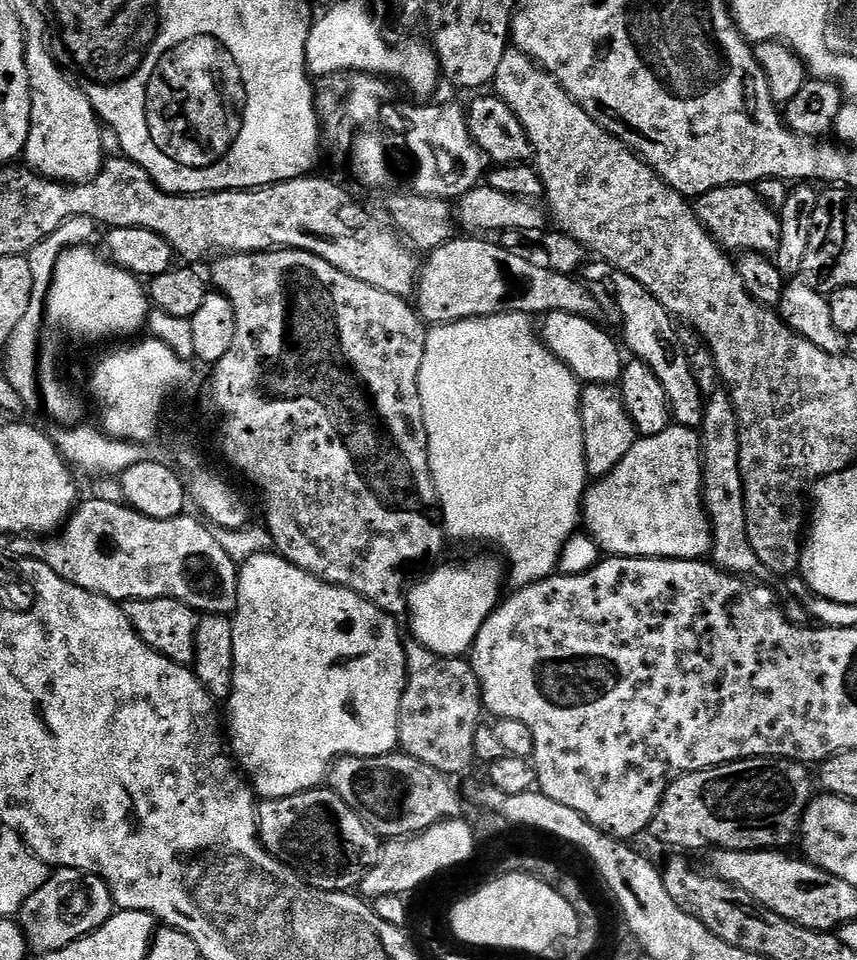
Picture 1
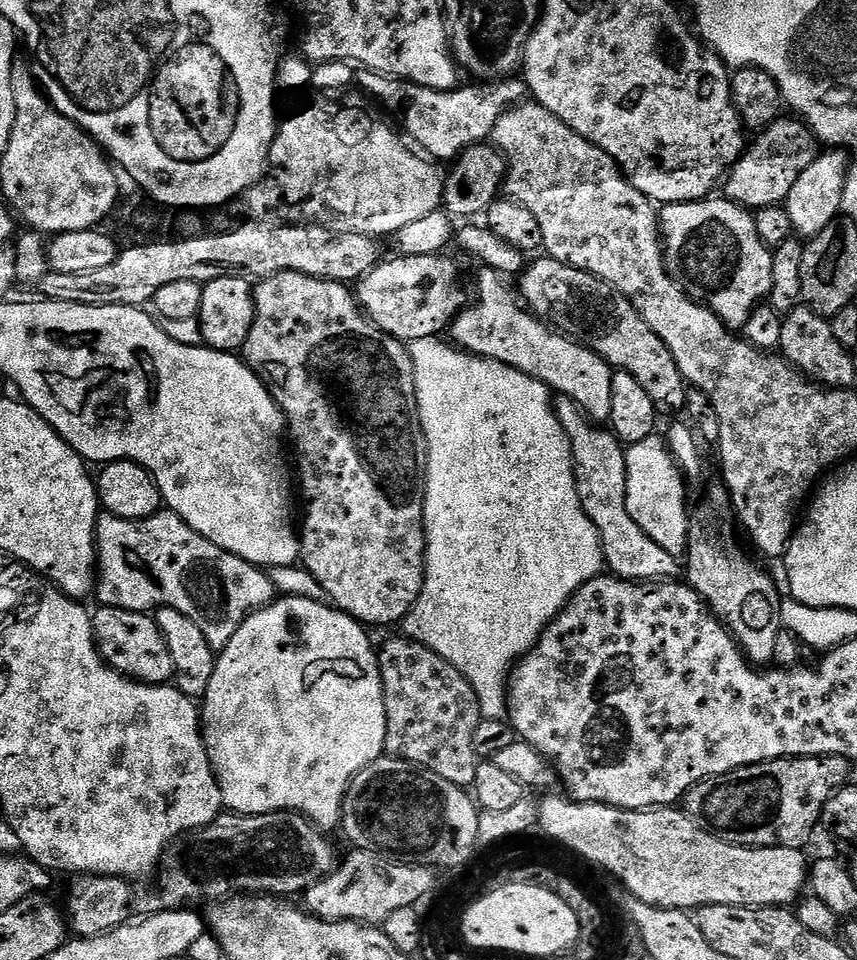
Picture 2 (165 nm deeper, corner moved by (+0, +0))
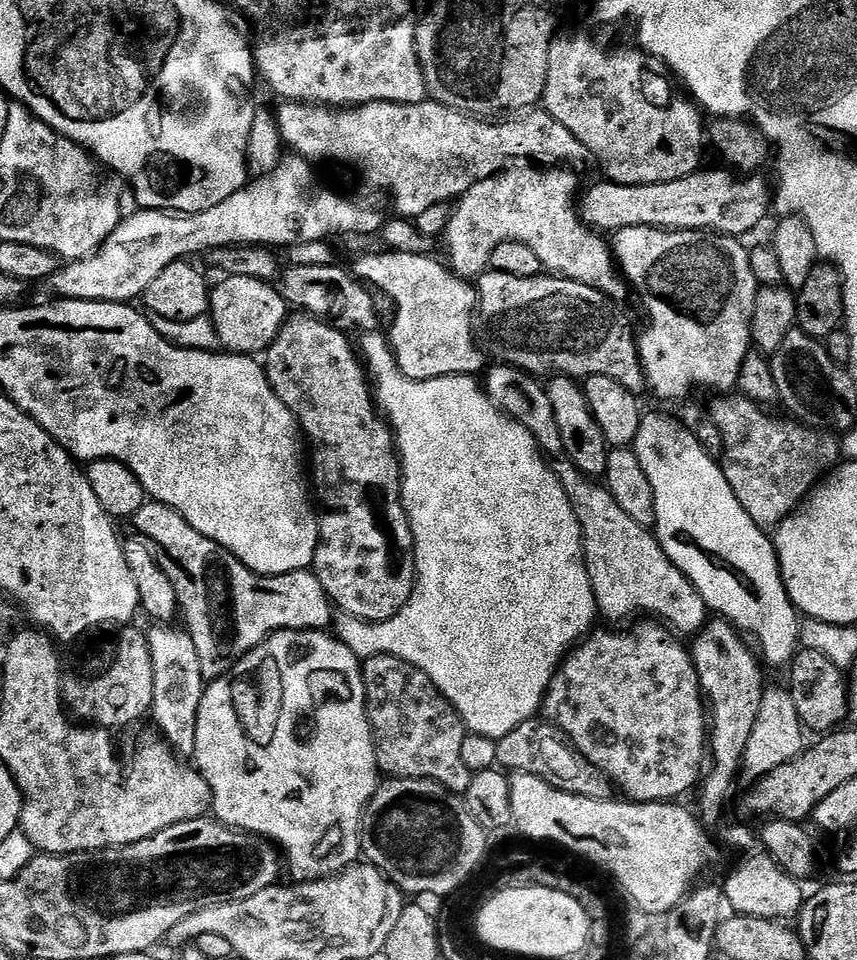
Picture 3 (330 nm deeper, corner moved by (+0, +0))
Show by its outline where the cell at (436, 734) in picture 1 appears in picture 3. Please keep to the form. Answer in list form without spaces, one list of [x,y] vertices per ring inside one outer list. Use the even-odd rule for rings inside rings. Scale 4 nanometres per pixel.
[[[371,656],[363,661],[364,689],[368,706],[368,721],[372,727],[372,745],[381,773],[393,780],[432,780],[449,792],[463,794],[470,790],[472,772],[462,762],[462,738],[466,729],[454,706],[434,686],[434,682],[418,666],[402,662],[397,656]]]

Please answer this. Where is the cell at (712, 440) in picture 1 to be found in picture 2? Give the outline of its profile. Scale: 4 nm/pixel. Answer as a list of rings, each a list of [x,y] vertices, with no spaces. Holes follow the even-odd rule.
[[[716,482],[708,488],[708,508],[695,509],[694,515],[691,517],[690,523],[688,525],[688,546],[686,549],[686,576],[688,572],[688,577],[686,577],[686,583],[692,591],[698,593],[700,599],[704,601],[709,612],[720,621],[721,624],[727,629],[729,635],[732,636],[732,639],[736,641],[737,647],[740,648],[740,651],[744,653],[749,664],[753,666],[768,666],[772,664],[772,659],[774,658],[774,642],[778,638],[778,634],[782,630],[782,625],[780,622],[780,606],[778,601],[781,599],[782,593],[776,589],[776,584],[743,552],[740,548],[735,548],[732,545],[732,528],[728,525],[728,516],[730,520],[730,501],[728,499],[728,489],[724,487],[723,483]]]

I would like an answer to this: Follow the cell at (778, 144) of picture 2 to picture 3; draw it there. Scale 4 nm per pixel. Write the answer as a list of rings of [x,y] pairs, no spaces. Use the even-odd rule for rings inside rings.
[[[727,167],[698,170],[686,178],[678,178],[674,182],[658,182],[642,186],[626,186],[603,182],[596,184],[588,193],[585,191],[578,200],[580,219],[589,228],[599,230],[604,234],[615,234],[630,226],[650,226],[651,228],[666,228],[670,232],[719,232],[721,236],[744,238],[747,232],[752,232],[768,216],[768,208],[774,204],[774,188],[771,183],[763,180],[760,174],[737,174]]]

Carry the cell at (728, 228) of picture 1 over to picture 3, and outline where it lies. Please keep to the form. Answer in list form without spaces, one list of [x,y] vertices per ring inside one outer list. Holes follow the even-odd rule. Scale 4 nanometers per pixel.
[[[630,226],[615,233],[611,237],[610,247],[613,257],[622,273],[627,287],[633,293],[641,292],[640,304],[648,315],[644,329],[639,329],[638,343],[640,345],[640,361],[644,367],[644,378],[647,387],[660,400],[676,400],[679,396],[688,396],[692,388],[713,388],[716,394],[728,394],[739,385],[742,362],[748,357],[752,343],[752,315],[754,314],[754,298],[758,281],[756,272],[752,269],[752,260],[743,248],[741,241],[735,236],[721,236],[719,232],[670,232],[666,228],[651,228],[650,226]]]

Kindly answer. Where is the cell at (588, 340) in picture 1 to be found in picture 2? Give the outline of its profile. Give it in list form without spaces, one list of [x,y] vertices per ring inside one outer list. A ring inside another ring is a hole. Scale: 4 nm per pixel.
[[[484,268],[481,273],[476,280],[476,301],[461,308],[450,325],[451,343],[472,356],[497,360],[530,378],[541,380],[553,393],[574,401],[589,420],[607,422],[614,369],[584,344],[556,331],[519,303],[516,305],[500,273],[492,268]]]

